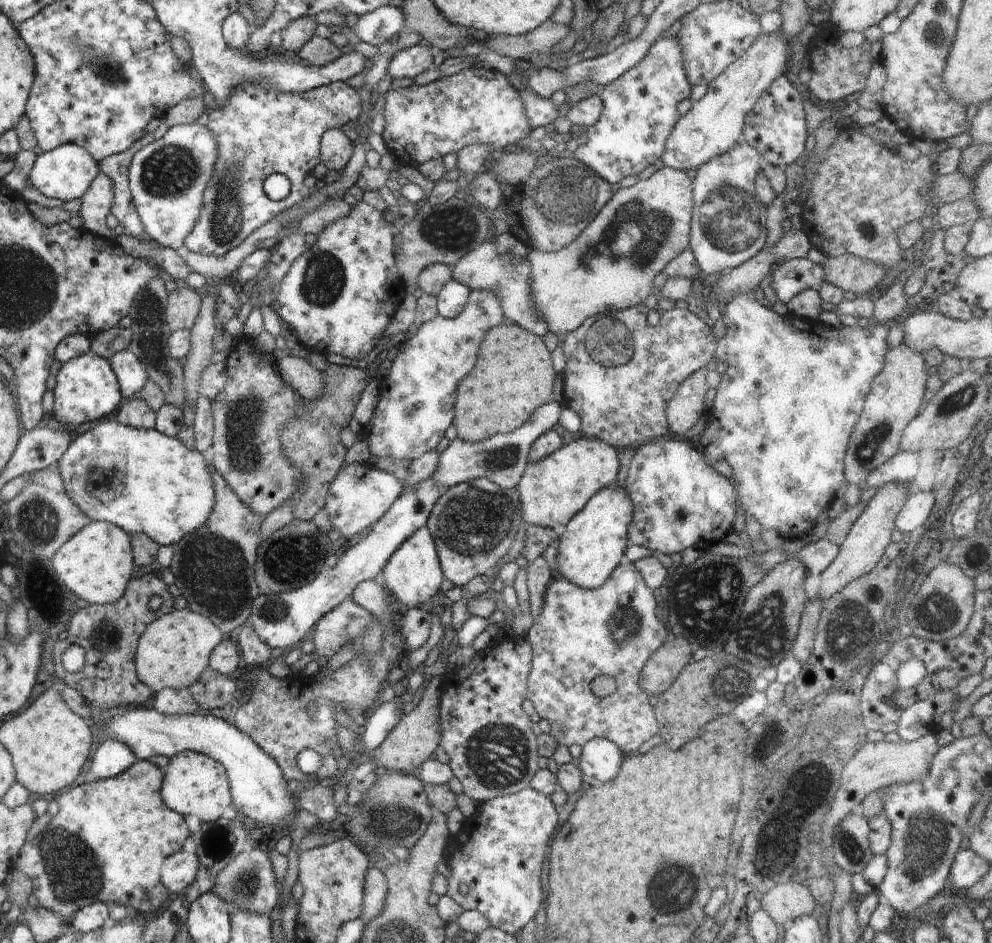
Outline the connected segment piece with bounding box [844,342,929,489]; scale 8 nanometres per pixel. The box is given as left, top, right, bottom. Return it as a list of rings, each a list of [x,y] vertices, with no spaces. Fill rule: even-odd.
[[[904,342],[895,348],[889,348],[884,367],[875,377],[872,389],[866,396],[862,413],[856,422],[852,436],[850,436],[844,458],[844,475],[847,486],[853,484],[864,489],[866,478],[901,450],[900,442],[904,428],[918,416],[925,404],[924,394],[926,392],[927,378],[929,377],[925,365],[923,354],[909,348]]]

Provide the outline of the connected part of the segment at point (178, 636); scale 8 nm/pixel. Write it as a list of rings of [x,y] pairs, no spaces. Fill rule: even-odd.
[[[173,610],[148,624],[137,644],[136,670],[138,677],[154,694],[164,688],[188,688],[209,667],[214,648],[224,639],[222,632],[206,616],[191,611]]]

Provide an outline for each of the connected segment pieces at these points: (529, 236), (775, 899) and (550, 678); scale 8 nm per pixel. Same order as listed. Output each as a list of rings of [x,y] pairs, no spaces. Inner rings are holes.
[[[566,154],[538,166],[525,183],[516,188],[508,204],[508,232],[530,251],[557,252],[567,248],[602,211],[602,208],[613,198],[612,188],[608,181],[601,179],[598,173],[584,165],[580,160]]]
[[[780,884],[772,890],[768,890],[762,898],[762,909],[774,918],[778,926],[790,922],[802,916],[813,915],[815,901],[806,886],[802,884]]]
[[[624,562],[615,568],[601,588],[595,590],[579,589],[558,577],[547,587],[541,612],[526,638],[533,658],[525,698],[532,702],[540,719],[550,722],[552,730],[549,734],[558,744],[584,747],[590,740],[601,737],[614,742],[625,757],[638,753],[642,744],[658,734],[659,727],[649,696],[639,684],[644,664],[668,640],[668,631],[656,617],[656,606],[653,591],[646,587],[640,572]],[[600,674],[616,680],[616,692],[608,698],[598,698],[590,690],[590,682]]]

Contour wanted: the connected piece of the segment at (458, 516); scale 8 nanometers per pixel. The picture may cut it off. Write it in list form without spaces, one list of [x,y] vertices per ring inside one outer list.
[[[478,478],[444,490],[427,521],[444,579],[464,587],[501,565],[522,523],[523,507],[516,487],[503,488]]]

